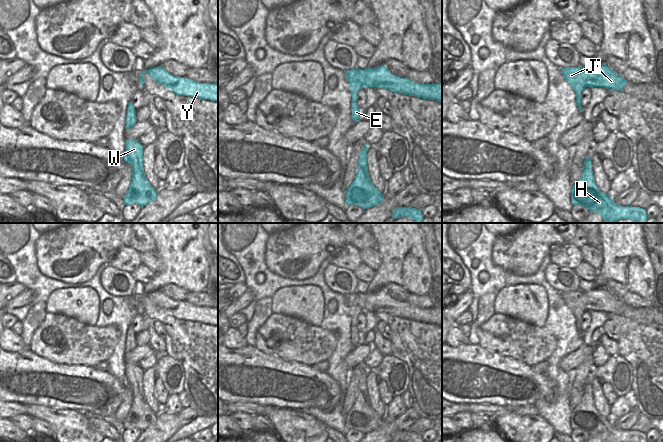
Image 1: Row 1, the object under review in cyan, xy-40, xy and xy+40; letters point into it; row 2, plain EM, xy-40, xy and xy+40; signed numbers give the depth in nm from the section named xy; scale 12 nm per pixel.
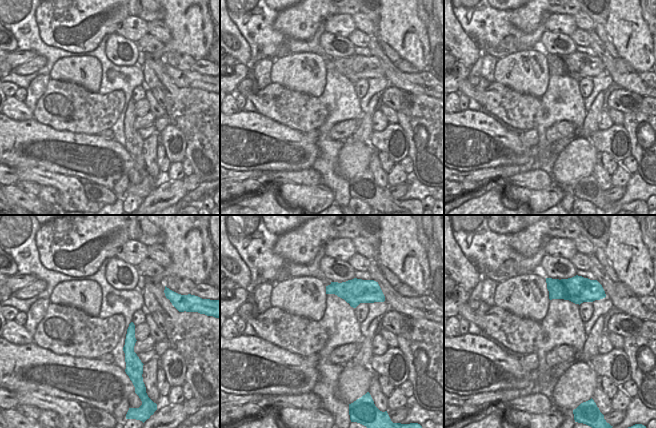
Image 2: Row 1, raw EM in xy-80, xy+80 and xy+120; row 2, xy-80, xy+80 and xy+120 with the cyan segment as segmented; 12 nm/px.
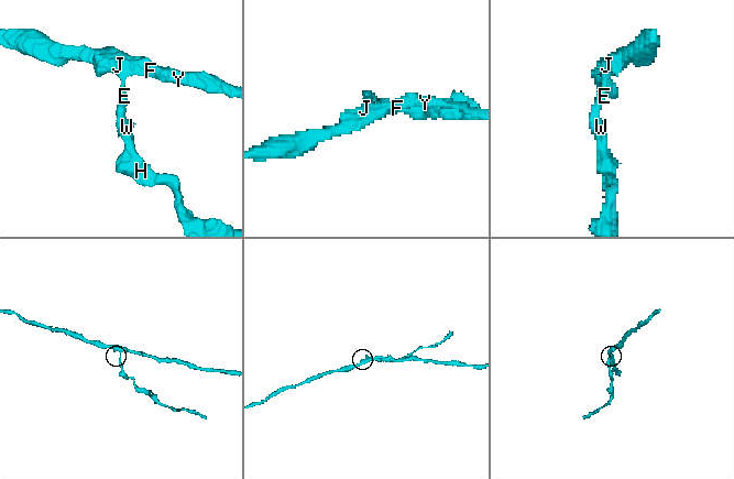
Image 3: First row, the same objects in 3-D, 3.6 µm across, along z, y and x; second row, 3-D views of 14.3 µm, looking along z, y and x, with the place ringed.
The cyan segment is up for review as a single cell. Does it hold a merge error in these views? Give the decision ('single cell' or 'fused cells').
single cell

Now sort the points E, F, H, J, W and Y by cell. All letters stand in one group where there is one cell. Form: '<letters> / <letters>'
E F H J W Y

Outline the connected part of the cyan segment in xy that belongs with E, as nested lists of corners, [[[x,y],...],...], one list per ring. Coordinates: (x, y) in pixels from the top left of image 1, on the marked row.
[[[384,65],[375,68],[361,70],[354,68],[344,71],[345,78],[349,83],[349,90],[352,93],[351,119],[356,123],[359,121],[359,107],[357,106],[357,93],[366,87],[384,88],[398,94],[415,96],[426,100],[436,100],[442,103],[442,84],[420,84],[408,78],[401,78],[394,75]]]

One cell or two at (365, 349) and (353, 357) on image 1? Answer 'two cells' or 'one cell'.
one cell

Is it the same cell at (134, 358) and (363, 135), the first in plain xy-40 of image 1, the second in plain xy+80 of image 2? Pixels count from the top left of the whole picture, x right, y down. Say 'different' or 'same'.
different

